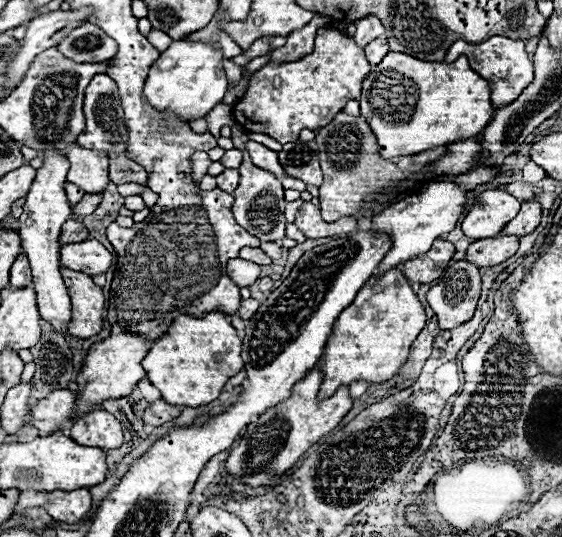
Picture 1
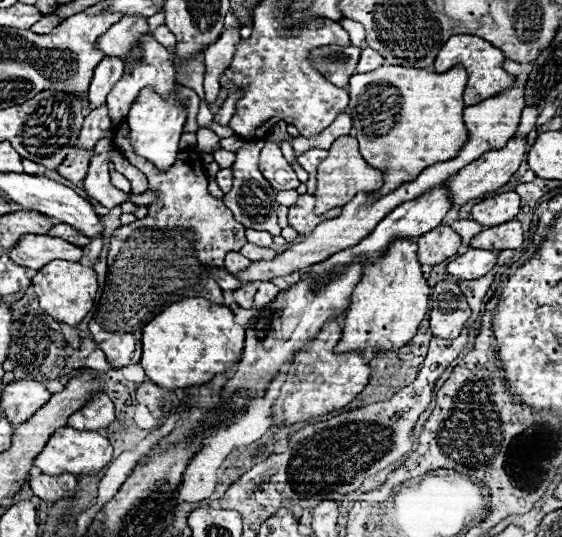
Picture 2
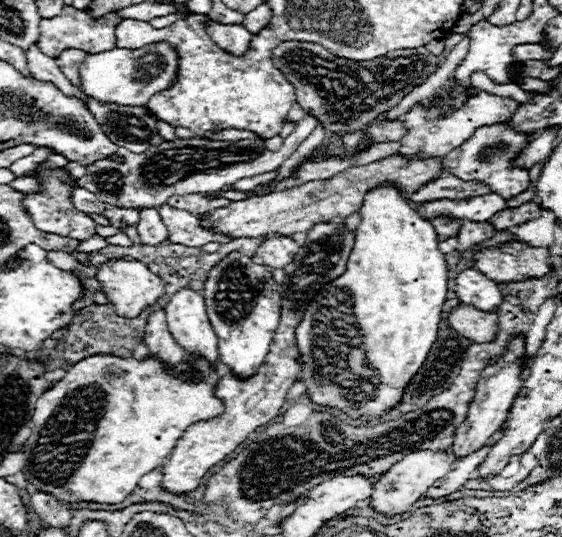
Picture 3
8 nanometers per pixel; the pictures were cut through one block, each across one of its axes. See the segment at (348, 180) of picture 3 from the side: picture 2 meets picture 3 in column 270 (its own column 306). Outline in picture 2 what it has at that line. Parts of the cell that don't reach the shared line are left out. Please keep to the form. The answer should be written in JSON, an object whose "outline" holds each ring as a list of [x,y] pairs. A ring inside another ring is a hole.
{"outline":[[[300,194],[296,204],[288,210],[288,226],[292,226],[300,234],[312,232],[312,228],[328,218],[336,218],[342,212],[342,208],[332,208],[320,216],[314,214],[314,196],[312,194]]]}

